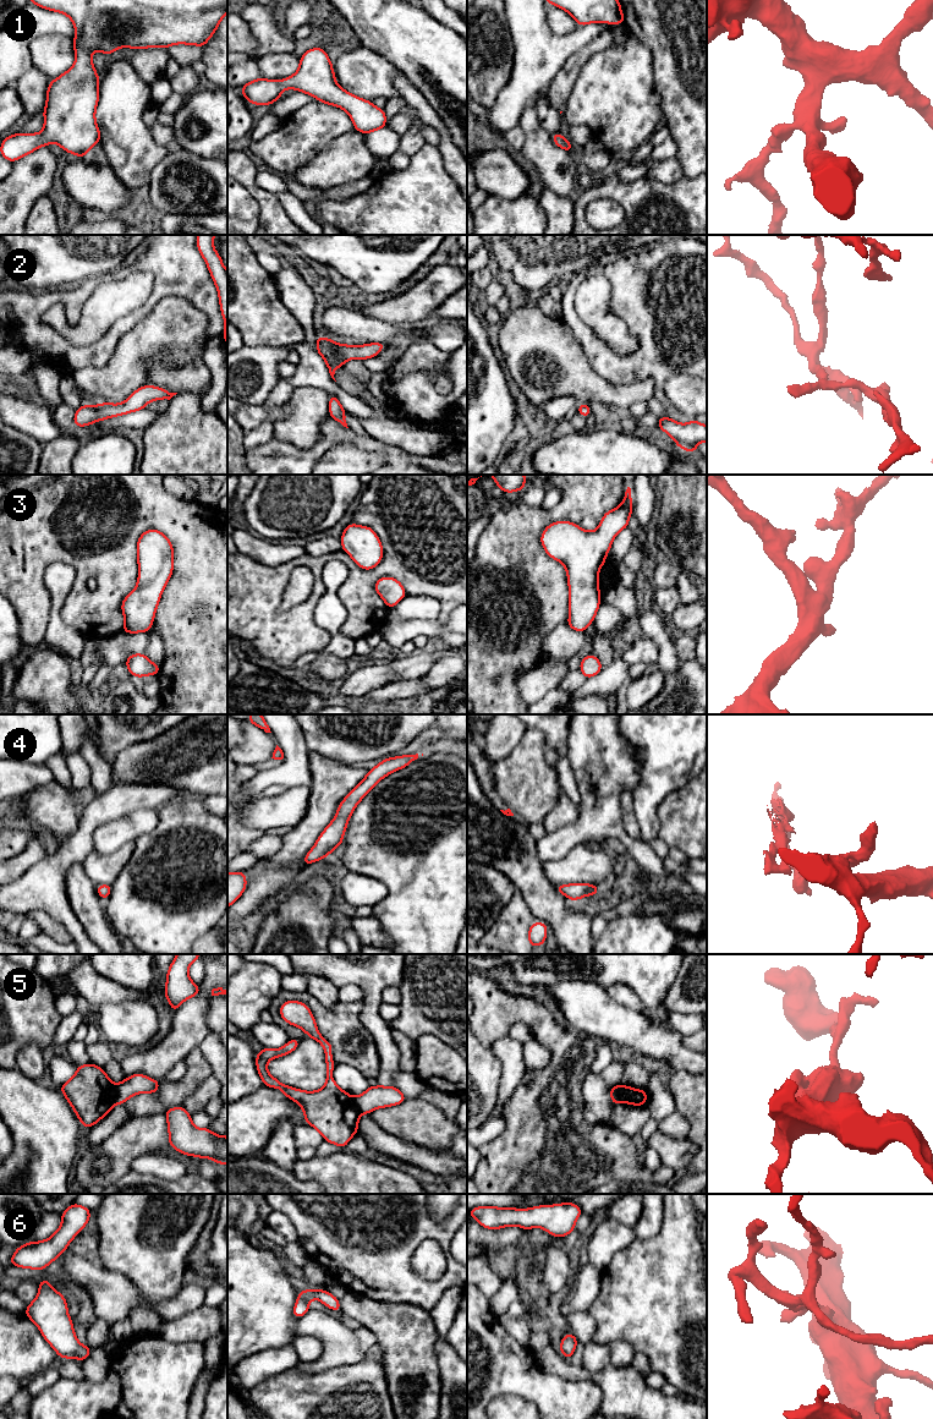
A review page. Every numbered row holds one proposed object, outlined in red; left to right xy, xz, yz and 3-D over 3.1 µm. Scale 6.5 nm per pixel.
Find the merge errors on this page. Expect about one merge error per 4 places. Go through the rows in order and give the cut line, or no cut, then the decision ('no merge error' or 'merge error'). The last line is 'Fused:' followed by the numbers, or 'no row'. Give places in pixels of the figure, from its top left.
1: cut none; no merge error
2: cut none; no merge error
3: cut none; no merge error
4: cut none; no merge error
5: cut xy (116, 1085), (114, 1102); merge error
6: cut none; no merge error
Fused: 5

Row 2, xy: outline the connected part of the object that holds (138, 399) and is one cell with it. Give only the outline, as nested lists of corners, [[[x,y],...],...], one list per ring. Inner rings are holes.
[[[146,384],[135,390],[122,404],[104,402],[92,407],[81,405],[81,407],[76,410],[73,426],[86,427],[98,421],[135,412],[146,409],[147,404],[153,400],[170,400],[176,394],[177,393],[166,391],[164,388]]]

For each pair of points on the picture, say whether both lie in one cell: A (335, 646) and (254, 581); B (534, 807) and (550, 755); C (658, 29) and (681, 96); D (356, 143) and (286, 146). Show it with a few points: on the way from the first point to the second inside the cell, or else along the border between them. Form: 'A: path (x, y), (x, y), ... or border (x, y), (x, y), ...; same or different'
A: border (331, 634), (330, 640), (318, 652); different
B: border (543, 735), (544, 760), (554, 767); different
C: path (670, 45), (681, 59), (681, 80); same
D: border (354, 129), (339, 135), (307, 163); different

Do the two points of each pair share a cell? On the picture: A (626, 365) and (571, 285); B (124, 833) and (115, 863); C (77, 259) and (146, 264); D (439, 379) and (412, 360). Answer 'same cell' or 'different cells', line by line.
A: same cell
B: different cells
C: different cells
D: same cell

